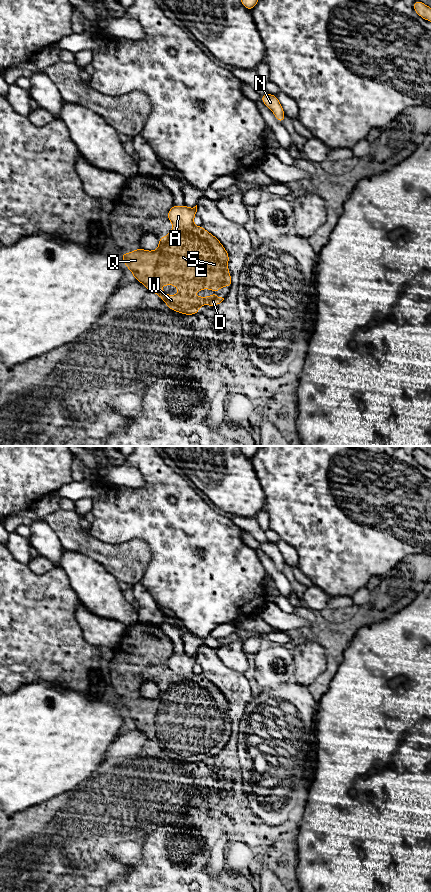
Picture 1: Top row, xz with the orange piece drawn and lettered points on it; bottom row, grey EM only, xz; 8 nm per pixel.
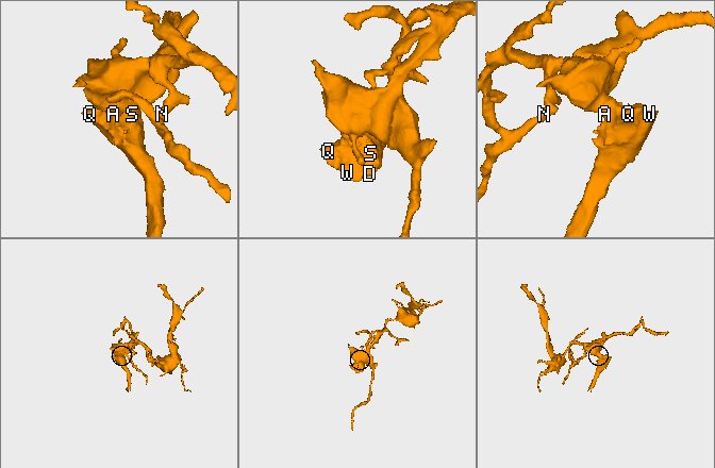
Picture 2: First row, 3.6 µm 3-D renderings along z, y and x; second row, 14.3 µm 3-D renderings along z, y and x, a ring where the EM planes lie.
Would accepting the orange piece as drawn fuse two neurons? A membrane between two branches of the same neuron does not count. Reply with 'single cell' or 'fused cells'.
fused cells

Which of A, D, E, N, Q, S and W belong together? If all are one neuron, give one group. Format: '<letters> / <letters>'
A N / D E Q S W

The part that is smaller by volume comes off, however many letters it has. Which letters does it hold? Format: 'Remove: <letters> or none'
Remove: D, E, Q, S, W

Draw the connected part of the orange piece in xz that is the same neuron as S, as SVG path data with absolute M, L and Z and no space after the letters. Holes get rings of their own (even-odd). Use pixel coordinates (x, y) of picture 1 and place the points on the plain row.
M174 674L166 685L159 685L159 694L155 699L146 699L137 696L131 701L121 701L120 704L126 715L132 719L133 725L141 730L151 741L156 741L172 759L184 763L199 761L200 753L212 755L220 752L224 746L216 745L188 745L188 741L197 741L200 737L214 737L218 740L224 733L229 737L232 734L231 723L228 720L229 702L220 689L202 674L192 674L182 677ZM160 733L177 733L176 741L182 741L182 745L175 742L168 744L159 736Z

